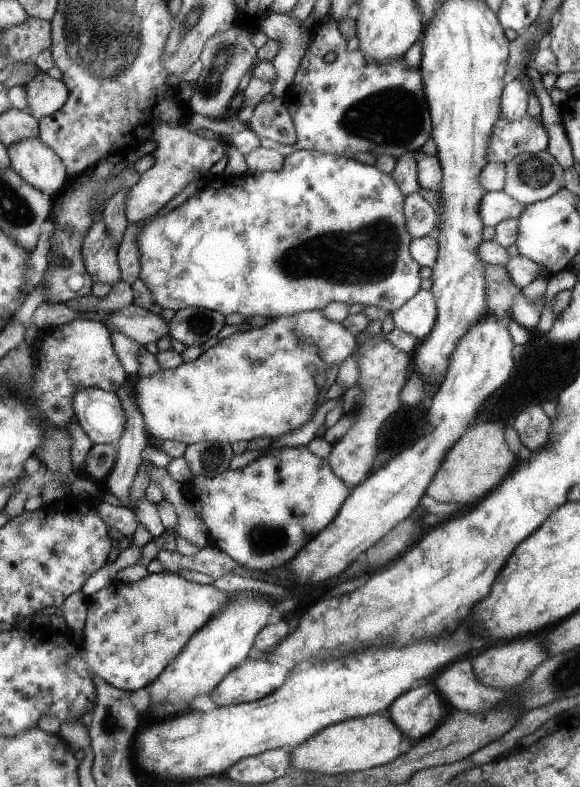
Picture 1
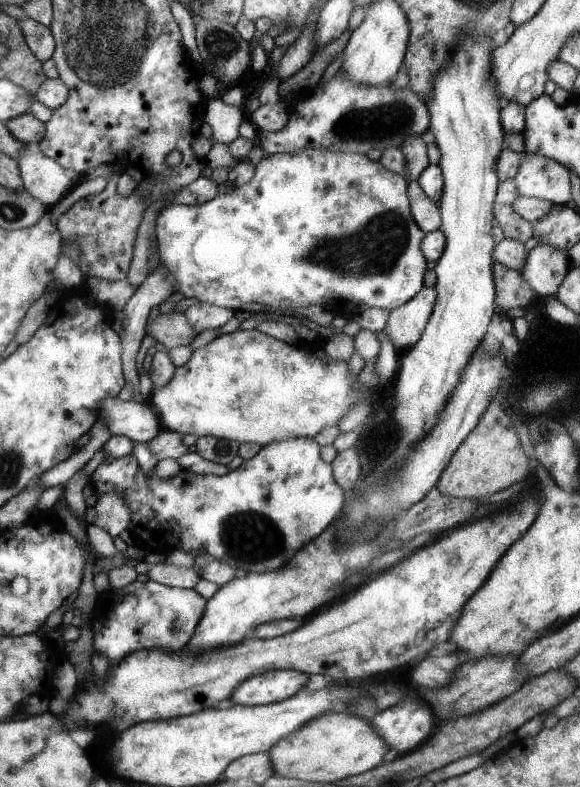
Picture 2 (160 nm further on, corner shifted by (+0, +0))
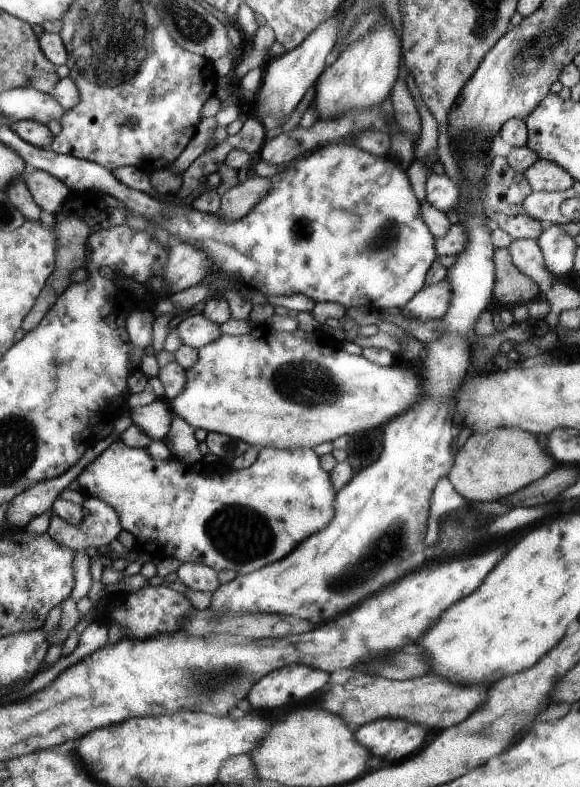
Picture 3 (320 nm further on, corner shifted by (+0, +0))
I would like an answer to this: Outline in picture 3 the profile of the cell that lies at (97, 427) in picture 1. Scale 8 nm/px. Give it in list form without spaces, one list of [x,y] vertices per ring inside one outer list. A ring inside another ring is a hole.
[[[158,398],[151,404],[130,408],[128,411],[133,423],[145,431],[153,440],[163,441],[170,433],[174,419],[167,398]]]

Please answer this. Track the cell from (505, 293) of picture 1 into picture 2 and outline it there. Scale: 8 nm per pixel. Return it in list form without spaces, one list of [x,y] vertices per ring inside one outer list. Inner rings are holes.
[[[495,262],[495,306],[501,313],[510,308],[521,308],[526,311],[528,305],[535,299],[534,290],[527,286],[519,271],[510,269]]]

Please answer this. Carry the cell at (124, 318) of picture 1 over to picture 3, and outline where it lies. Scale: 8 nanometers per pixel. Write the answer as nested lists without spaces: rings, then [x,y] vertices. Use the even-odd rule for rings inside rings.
[[[203,312],[183,319],[176,330],[183,344],[198,349],[223,336],[222,326],[207,318]]]

